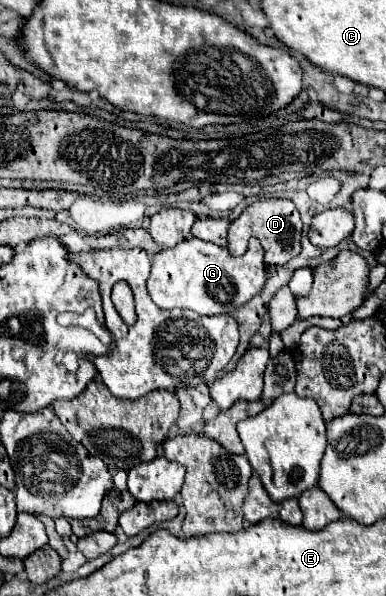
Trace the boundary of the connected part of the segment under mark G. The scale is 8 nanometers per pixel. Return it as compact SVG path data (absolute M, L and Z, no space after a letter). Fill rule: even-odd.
M190 237L180 247L164 249L152 259L148 293L160 309L192 309L198 315L232 313L258 295L266 283L268 267L264 263L264 247L252 239L242 257L232 257L228 249L208 241Z

